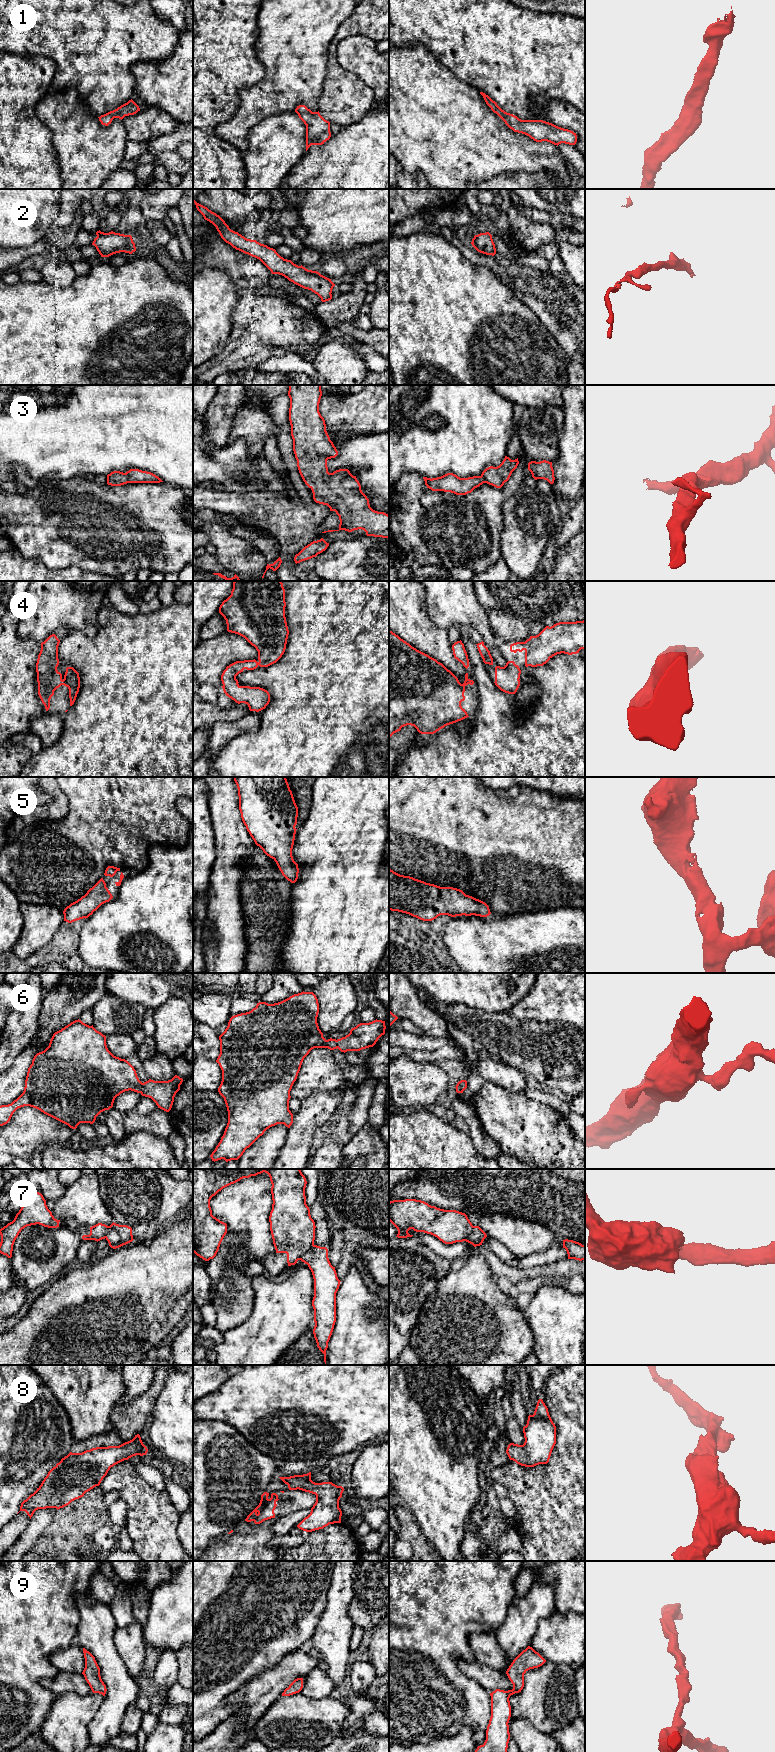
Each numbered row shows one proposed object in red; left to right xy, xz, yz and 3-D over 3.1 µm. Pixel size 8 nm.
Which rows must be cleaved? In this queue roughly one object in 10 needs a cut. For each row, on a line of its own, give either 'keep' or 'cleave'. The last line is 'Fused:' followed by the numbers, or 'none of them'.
1: keep
2: keep
3: keep
4: keep
5: keep
6: keep
7: cleave
8: keep
9: keep
Fused: 7

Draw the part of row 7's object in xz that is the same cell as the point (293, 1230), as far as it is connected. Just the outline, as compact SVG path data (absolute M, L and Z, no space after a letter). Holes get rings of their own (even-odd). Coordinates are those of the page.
M193 1169L193 1252L205 1261L213 1259L227 1233L227 1224L212 1215L210 1200L223 1188L261 1173L267 1173L272 1184L272 1210L269 1216L270 1231L276 1253L286 1253L288 1266L295 1265L301 1256L310 1251L315 1240L315 1222L311 1218L310 1209L306 1204L306 1178L300 1169Z

